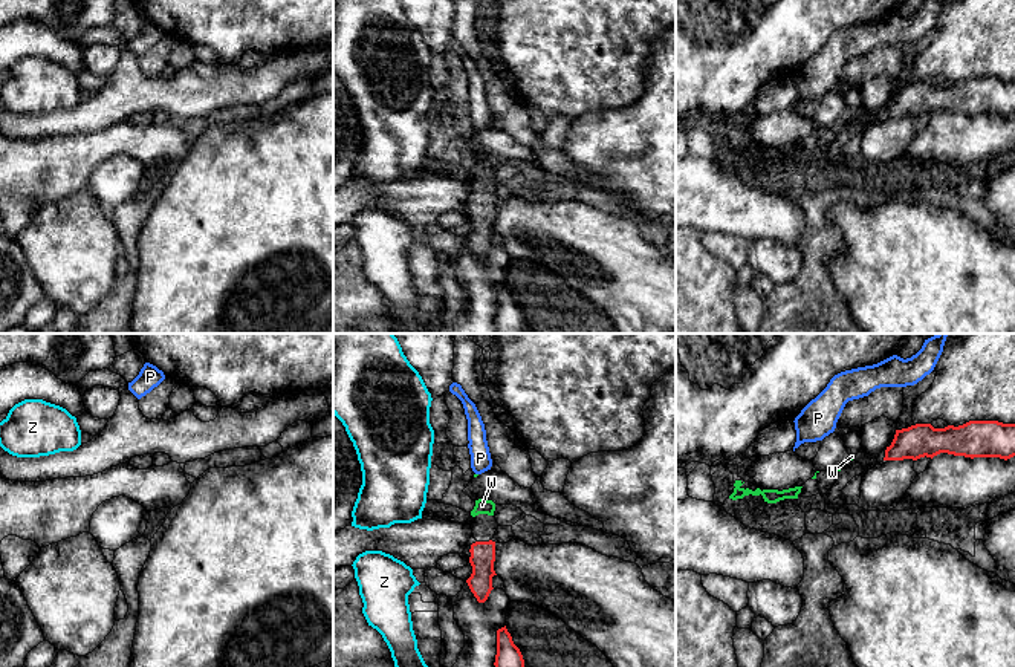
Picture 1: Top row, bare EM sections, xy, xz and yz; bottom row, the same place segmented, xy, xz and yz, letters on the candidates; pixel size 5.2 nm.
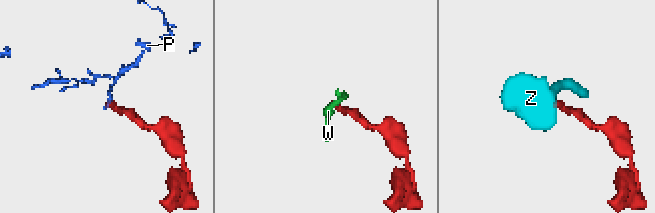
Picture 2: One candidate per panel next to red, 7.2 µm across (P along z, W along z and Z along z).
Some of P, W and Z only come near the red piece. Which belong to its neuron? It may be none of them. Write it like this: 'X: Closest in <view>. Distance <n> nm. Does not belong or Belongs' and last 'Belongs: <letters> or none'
P: Closest in yz. Distance 200 nm. Does not belong
W: Closest in xz. Distance 140 nm. Belongs
Z: Closest in xz. Distance 240 nm. Does not belong
Belongs: W

